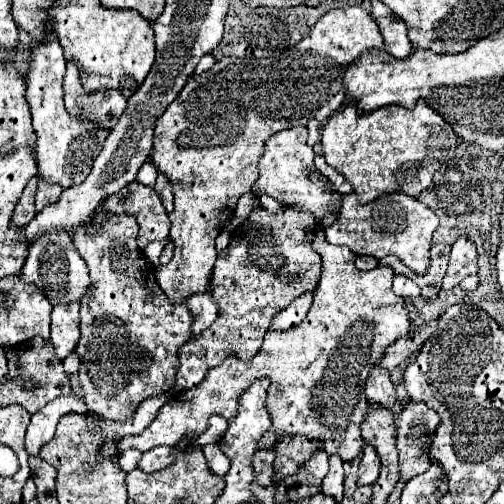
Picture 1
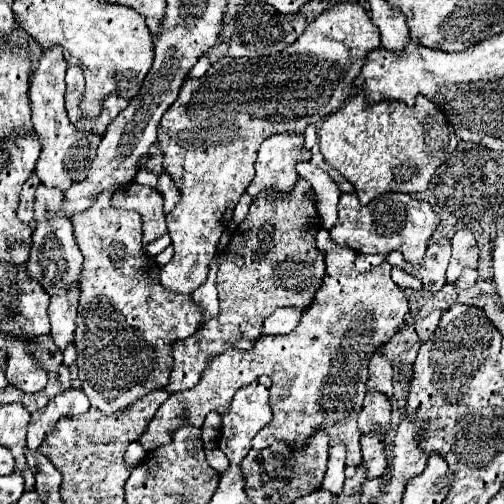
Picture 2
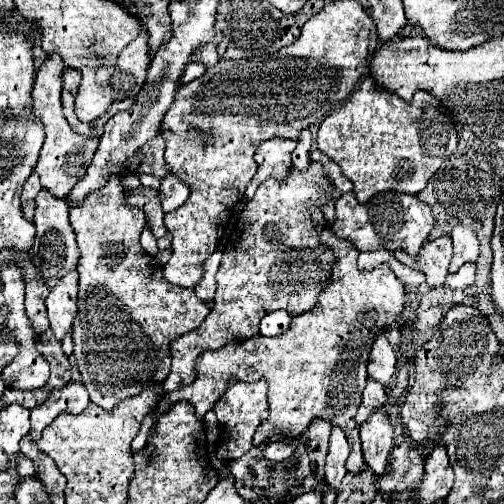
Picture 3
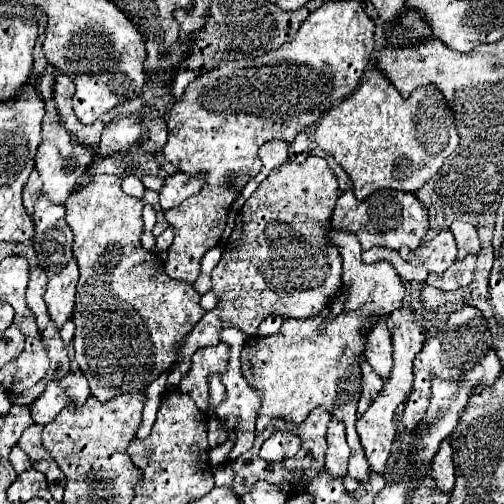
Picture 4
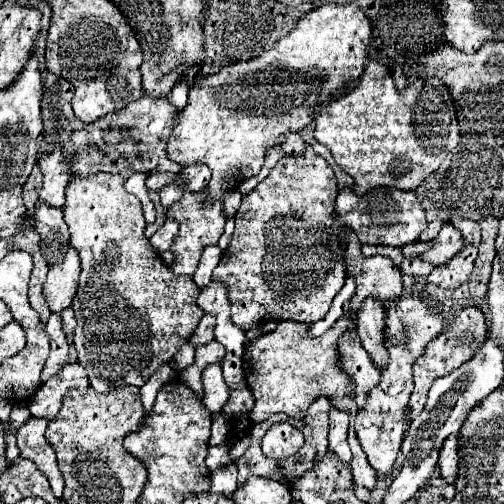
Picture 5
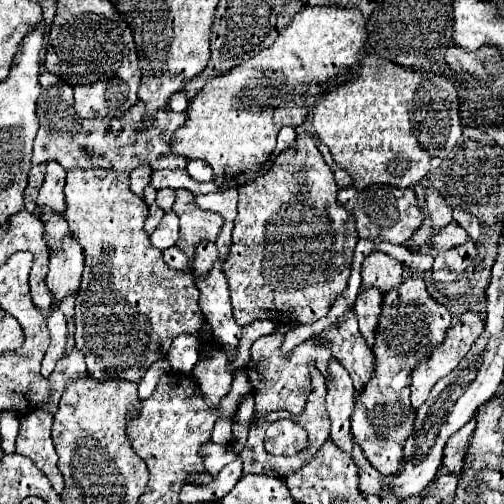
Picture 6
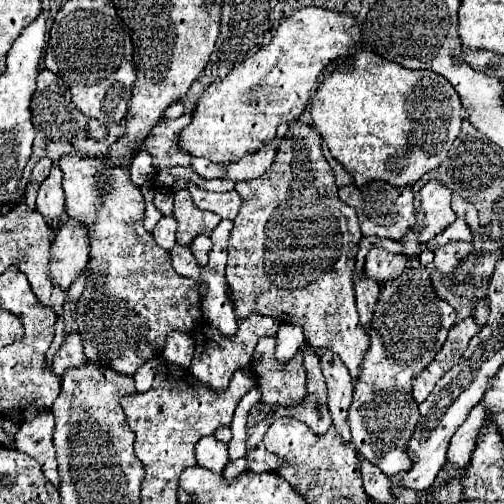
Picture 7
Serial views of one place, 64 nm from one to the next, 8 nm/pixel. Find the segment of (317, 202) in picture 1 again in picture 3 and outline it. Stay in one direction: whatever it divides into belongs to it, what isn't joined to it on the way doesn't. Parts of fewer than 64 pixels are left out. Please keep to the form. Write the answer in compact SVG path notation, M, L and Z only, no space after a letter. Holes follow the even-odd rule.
M270 138L262 142L256 150L256 162L258 162L258 172L254 174L252 182L246 186L246 196L252 198L256 188L266 180L266 178L284 178L292 166L290 154L296 148L296 140L286 140L286 138Z

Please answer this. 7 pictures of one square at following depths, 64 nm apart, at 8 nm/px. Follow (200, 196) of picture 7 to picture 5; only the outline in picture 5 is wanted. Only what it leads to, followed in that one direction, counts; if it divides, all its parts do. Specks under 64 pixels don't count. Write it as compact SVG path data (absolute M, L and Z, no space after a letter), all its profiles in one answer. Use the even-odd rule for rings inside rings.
M238 190L224 194L222 206L224 206L224 214L226 214L228 218L232 218L232 216L236 214L236 210L238 210L238 206L240 206L240 200L242 200L242 194L240 194Z

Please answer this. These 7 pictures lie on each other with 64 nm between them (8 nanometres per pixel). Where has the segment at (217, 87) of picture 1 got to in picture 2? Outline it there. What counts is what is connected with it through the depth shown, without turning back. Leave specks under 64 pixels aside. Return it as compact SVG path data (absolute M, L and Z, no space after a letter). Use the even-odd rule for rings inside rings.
M338 2L312 20L296 44L284 48L280 54L260 60L220 58L202 78L186 80L182 84L176 102L164 112L158 128L158 144L164 154L164 171L178 188L182 188L180 204L166 216L174 246L172 260L162 266L160 272L160 282L166 288L190 294L206 280L208 264L212 256L216 256L218 240L232 220L234 206L254 178L254 160L260 144L272 134L302 134L308 124L320 126L328 114L342 108L350 98L354 80L360 74L370 48L378 46L380 32L368 12L356 2Z

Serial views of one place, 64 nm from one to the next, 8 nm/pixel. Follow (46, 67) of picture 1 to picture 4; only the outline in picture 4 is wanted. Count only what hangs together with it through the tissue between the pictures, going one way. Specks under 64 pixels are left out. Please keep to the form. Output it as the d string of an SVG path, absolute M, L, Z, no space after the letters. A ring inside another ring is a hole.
M48 66L38 78L38 92L46 104L46 116L44 116L44 124L42 124L42 142L36 152L36 170L44 182L42 194L46 194L56 204L64 204L70 190L78 184L78 178L84 174L86 164L90 164L92 152L88 152L86 148L76 144L76 140L70 138L70 134L66 132L66 128L60 124L60 120L56 116L56 108L52 104L52 76L54 74L56 74L56 70L52 66Z

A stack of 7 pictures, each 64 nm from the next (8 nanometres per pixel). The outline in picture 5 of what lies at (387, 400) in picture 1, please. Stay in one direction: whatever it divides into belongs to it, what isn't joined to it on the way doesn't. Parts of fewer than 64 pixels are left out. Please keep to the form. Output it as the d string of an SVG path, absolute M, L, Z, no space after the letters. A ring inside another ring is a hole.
M368 296L360 310L356 312L356 326L358 326L358 336L364 344L364 348L368 350L368 354L372 356L374 364L378 368L382 368L386 362L388 362L388 352L384 352L384 334L382 334L382 328L384 328L384 306Z

